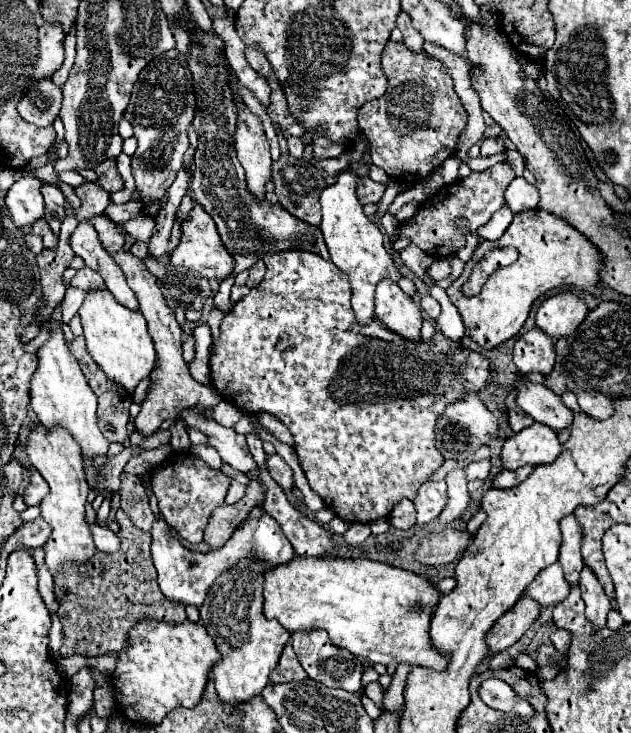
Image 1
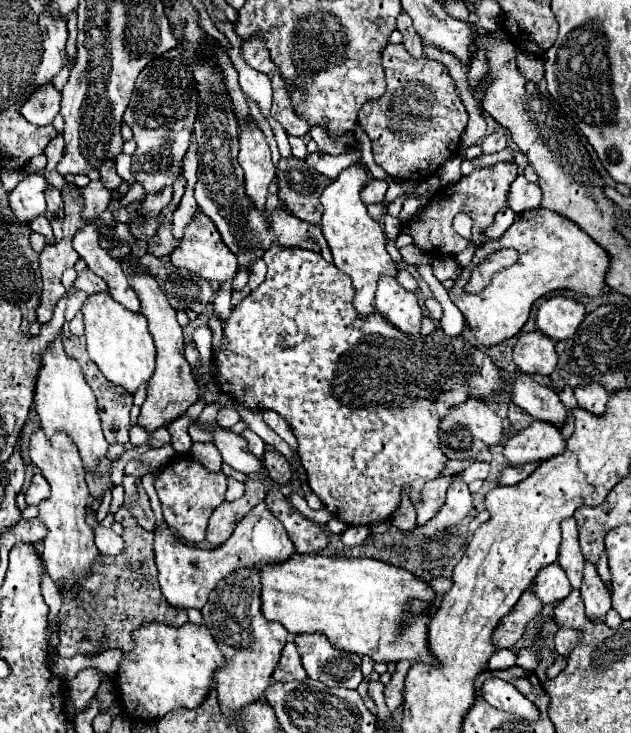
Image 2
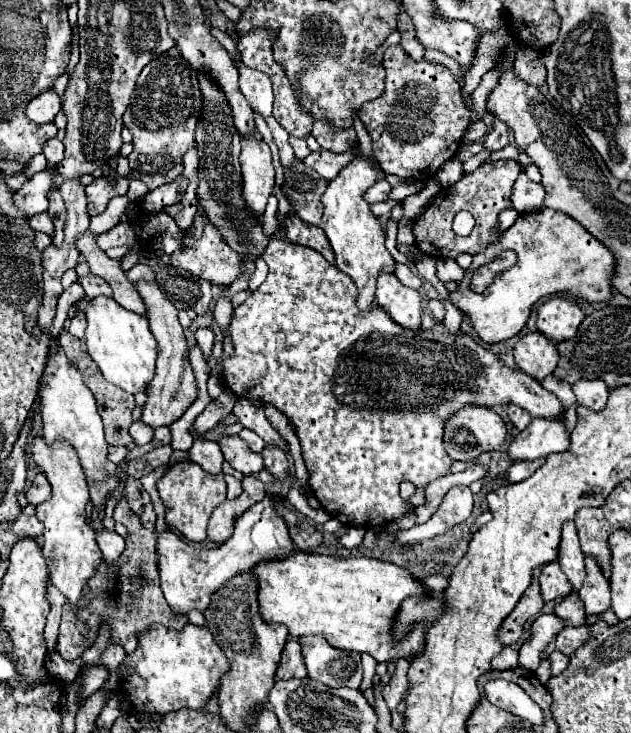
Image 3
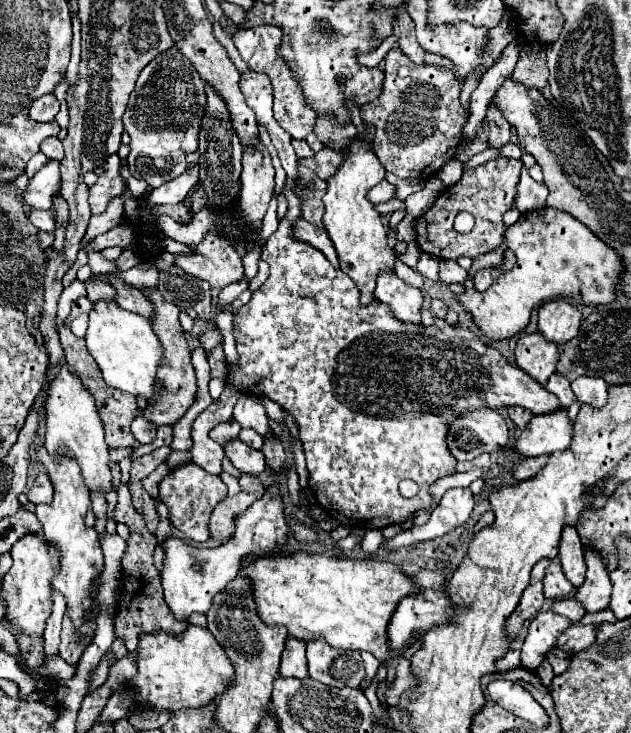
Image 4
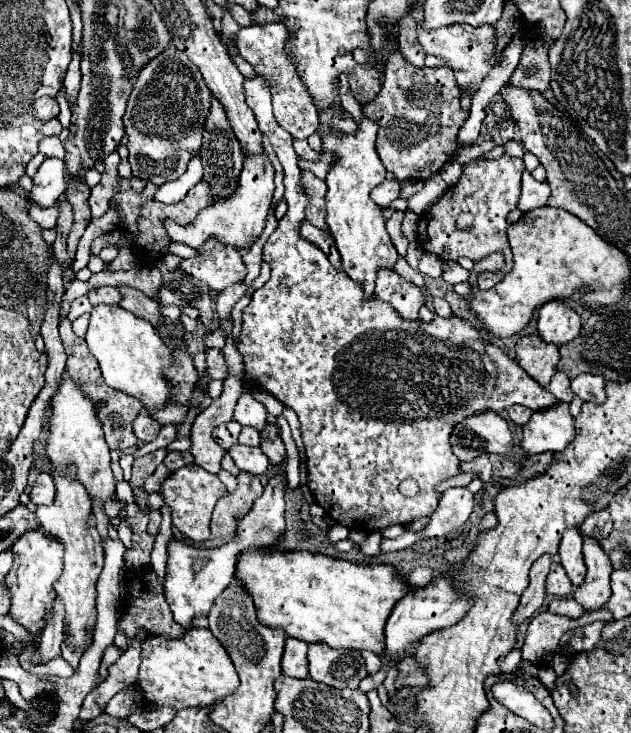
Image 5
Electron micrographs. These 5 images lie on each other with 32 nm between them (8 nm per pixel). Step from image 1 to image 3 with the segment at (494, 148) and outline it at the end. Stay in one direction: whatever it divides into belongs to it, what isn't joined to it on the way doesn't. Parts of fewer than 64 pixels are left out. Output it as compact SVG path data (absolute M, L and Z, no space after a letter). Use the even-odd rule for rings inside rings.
M492 118L492 120L494 120L494 128L492 128L492 132L488 132L488 136L482 142L486 152L502 150L508 144L508 126L502 124L498 118Z

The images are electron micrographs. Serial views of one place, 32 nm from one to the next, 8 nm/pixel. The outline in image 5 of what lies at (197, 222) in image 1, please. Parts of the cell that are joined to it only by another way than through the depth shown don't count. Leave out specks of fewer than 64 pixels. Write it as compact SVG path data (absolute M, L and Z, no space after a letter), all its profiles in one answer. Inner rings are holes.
M206 240L198 252L200 254L196 258L182 258L180 268L206 282L210 290L222 292L230 284L244 280L246 266L236 248L220 244L220 240Z

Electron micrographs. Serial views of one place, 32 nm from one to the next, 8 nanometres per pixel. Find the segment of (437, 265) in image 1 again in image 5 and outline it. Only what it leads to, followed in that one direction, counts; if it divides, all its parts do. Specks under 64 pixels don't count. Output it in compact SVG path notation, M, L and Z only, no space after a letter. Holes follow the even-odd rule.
M446 260L442 262L442 278L448 282L448 284L458 284L458 282L466 282L470 276L468 270L464 270L458 262L452 262L452 260Z

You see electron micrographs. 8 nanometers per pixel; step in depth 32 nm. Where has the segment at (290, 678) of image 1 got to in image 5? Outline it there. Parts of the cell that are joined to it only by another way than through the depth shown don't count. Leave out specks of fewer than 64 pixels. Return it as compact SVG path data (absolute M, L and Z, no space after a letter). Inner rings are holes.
M286 638L286 648L282 656L282 674L292 678L306 678L308 676L308 644L296 638Z

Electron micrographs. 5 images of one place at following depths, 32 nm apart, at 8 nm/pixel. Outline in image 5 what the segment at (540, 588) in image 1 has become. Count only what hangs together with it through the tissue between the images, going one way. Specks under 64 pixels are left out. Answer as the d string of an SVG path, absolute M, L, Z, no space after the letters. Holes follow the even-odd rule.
M552 562L552 568L546 576L546 594L554 598L564 598L572 592L572 582L568 580L562 564Z

